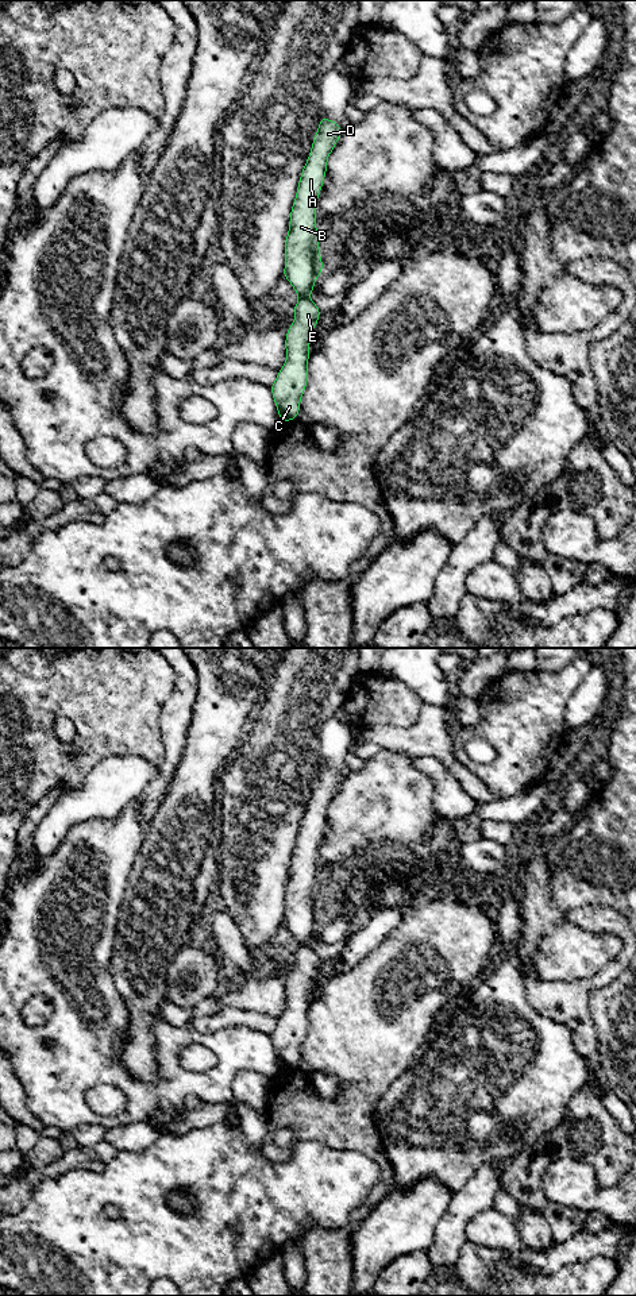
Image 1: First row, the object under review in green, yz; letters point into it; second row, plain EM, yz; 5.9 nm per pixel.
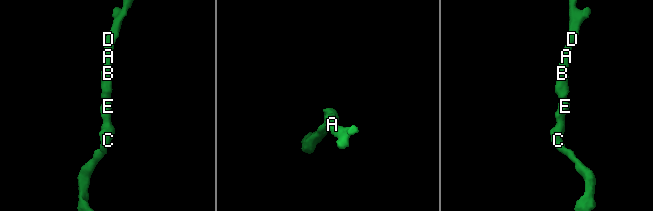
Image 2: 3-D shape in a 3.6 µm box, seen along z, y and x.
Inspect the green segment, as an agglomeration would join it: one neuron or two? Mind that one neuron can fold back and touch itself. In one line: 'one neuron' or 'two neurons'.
one neuron

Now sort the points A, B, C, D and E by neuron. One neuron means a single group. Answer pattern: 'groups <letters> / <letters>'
groups A B C D E

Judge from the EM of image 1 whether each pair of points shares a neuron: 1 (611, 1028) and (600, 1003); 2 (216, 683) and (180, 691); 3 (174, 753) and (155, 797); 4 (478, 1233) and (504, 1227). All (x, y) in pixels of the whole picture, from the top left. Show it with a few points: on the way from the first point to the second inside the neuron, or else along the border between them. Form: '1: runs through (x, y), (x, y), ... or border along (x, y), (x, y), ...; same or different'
1: runs through (611, 1022), (611, 1014), (605, 1009); same
2: border along (192, 662), (197, 694), (189, 718); different
3: runs through (169, 764), (158, 786); same
4: runs through (485, 1230), (497, 1230); same

